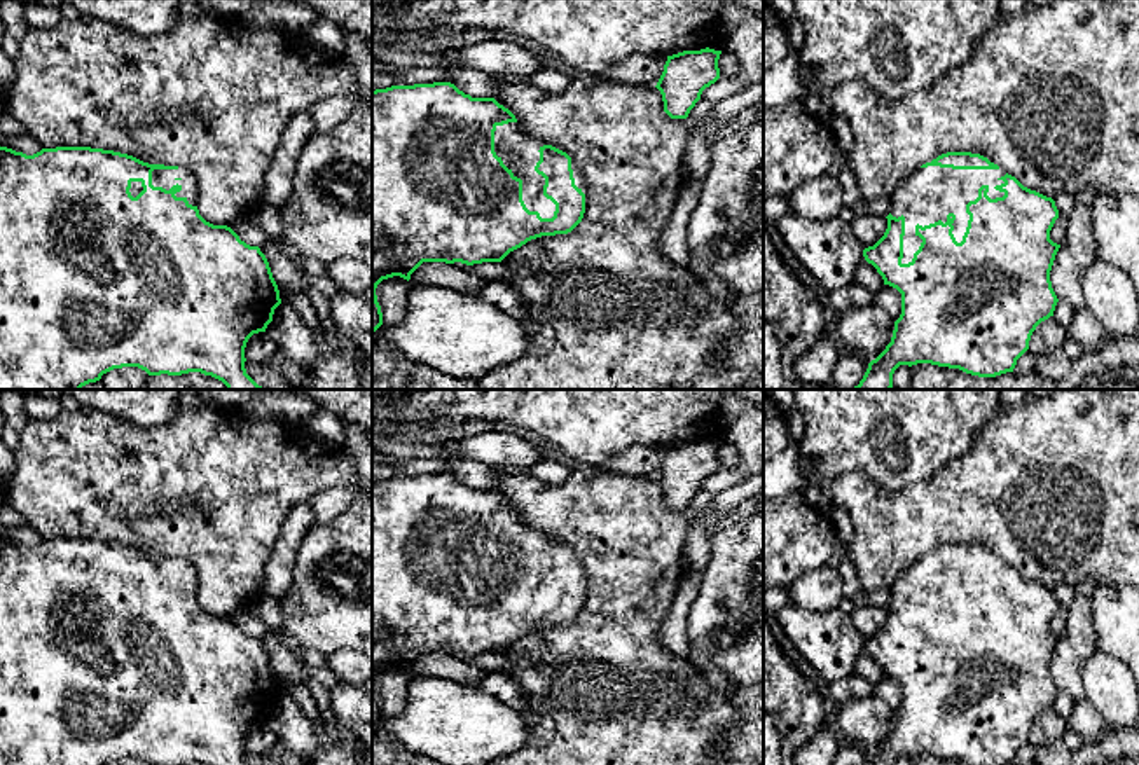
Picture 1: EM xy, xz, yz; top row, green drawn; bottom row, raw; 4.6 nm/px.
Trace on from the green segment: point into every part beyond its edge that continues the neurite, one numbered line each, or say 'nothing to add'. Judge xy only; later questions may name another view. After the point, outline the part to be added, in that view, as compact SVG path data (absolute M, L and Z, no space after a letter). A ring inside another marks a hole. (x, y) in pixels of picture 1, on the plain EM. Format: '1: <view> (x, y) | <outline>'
1: xy (165, 570) | M154 561L152 576L169 582L173 576L180 576L182 582L176 583L176 589L185 589L189 596L197 597L197 573L187 561Z

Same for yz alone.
1: yz (928, 585) | M928 557L915 561L891 585L891 606L905 608L903 650L908 655L919 641L922 631L915 625L915 617L929 617L938 611L947 613L947 606L954 604L954 629L957 634L968 618L970 606L966 596L978 589L982 576L989 578L991 590L1003 589L1004 583L996 582L996 576L1004 575L1001 569L1004 561L952 561Z

